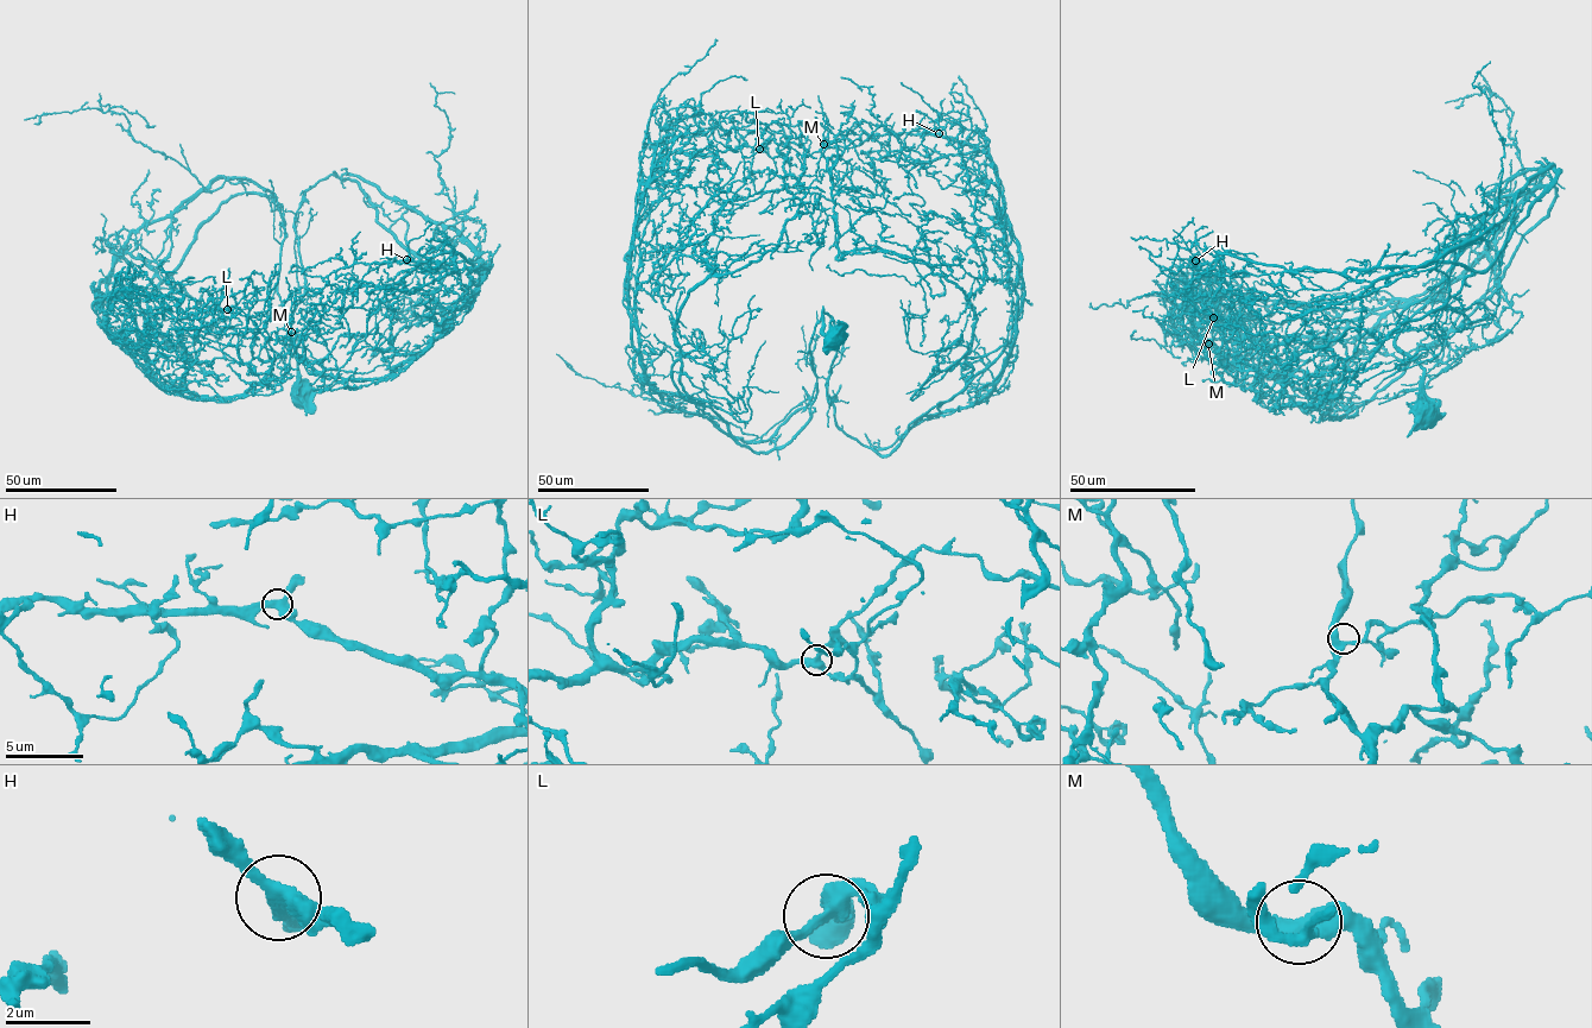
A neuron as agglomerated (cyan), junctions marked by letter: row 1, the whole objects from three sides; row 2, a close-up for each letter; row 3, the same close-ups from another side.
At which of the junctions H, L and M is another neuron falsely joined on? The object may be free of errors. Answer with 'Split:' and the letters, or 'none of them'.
Split: none of them

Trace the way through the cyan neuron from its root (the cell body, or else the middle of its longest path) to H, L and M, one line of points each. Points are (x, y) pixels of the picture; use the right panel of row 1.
H: (1428, 416), (1423, 370), (1395, 344), (1397, 321), (1492, 206), (1552, 164), (1484, 234), (1414, 266), (1195, 260)
L: (1428, 416), (1423, 370), (1395, 335), (1501, 190), (1545, 169), (1453, 279), (1332, 319), (1212, 317)
M: (1428, 416), (1401, 314), (1501, 199), (1558, 169), (1498, 257), (1335, 395), (1337, 373), (1243, 371), (1208, 344)

